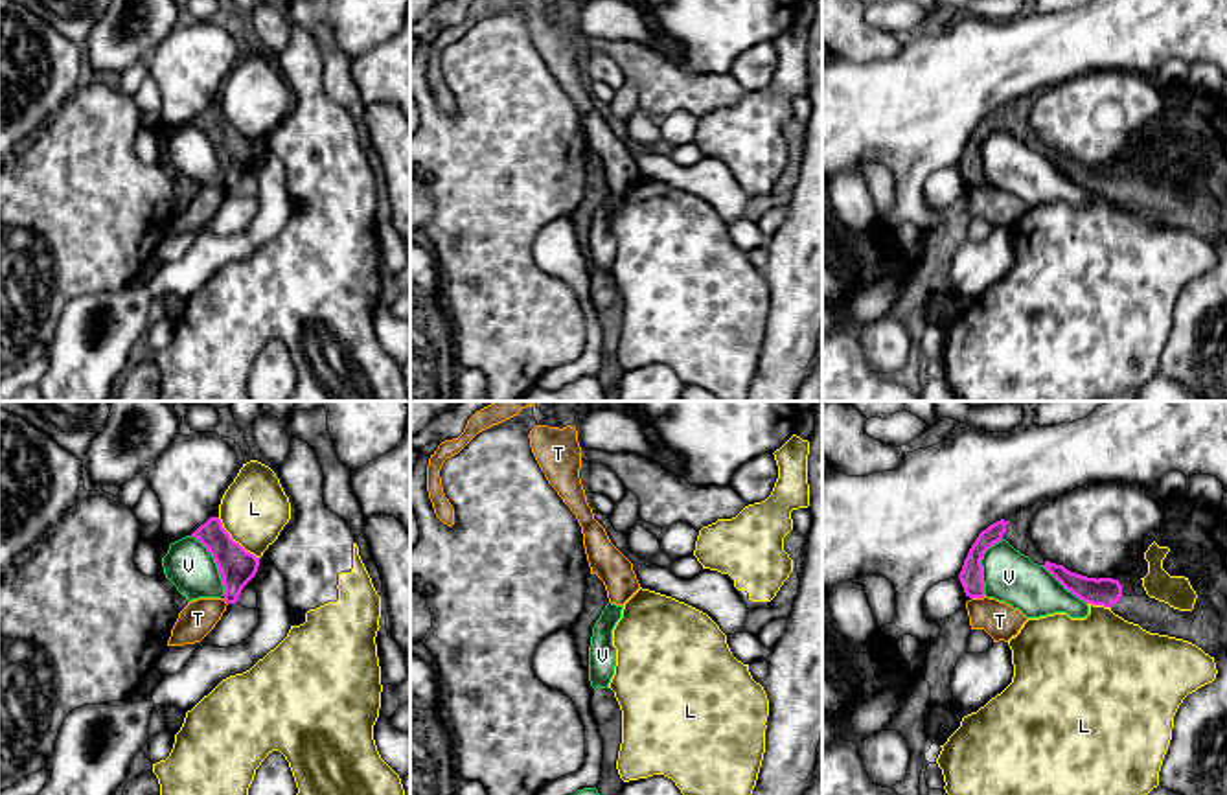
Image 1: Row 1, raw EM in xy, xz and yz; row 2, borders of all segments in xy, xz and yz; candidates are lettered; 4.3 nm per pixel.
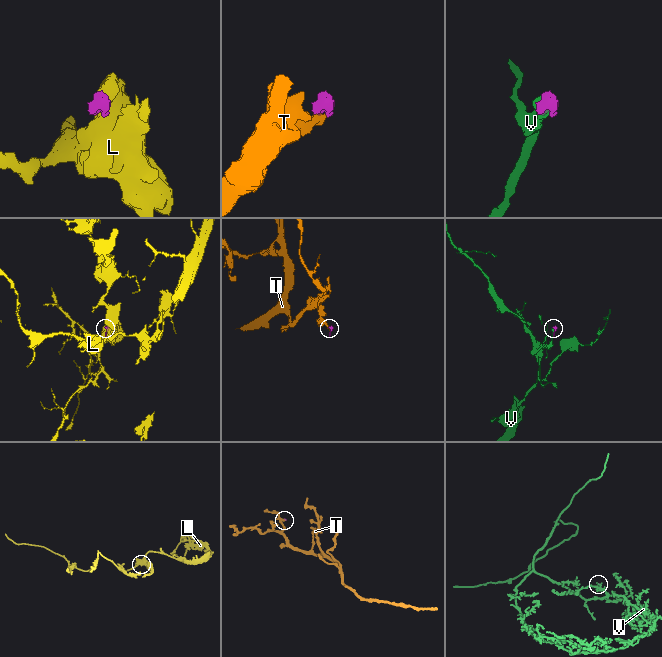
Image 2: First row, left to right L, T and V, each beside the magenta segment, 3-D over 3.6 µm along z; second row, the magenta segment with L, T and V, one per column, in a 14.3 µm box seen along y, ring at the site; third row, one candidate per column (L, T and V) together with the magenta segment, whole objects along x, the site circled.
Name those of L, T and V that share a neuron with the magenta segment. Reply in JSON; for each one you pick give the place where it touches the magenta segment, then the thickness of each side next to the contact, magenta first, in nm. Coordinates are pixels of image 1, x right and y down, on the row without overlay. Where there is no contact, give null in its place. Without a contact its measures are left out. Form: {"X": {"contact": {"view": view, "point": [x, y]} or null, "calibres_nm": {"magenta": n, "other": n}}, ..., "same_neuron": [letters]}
{"same_neuron": []}

